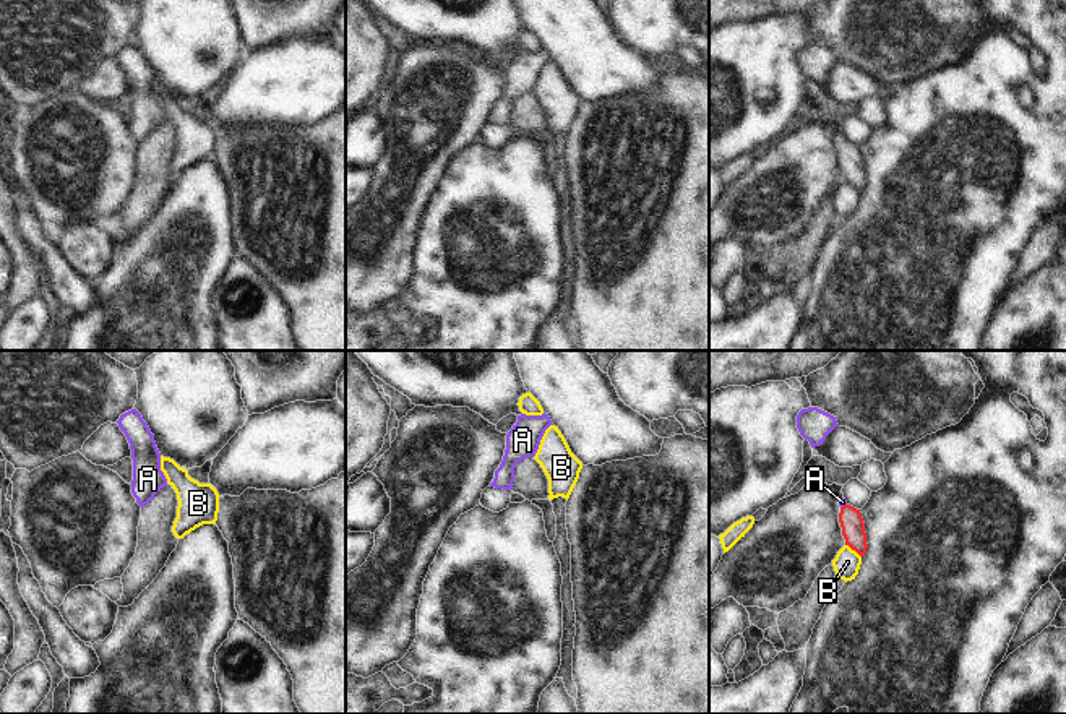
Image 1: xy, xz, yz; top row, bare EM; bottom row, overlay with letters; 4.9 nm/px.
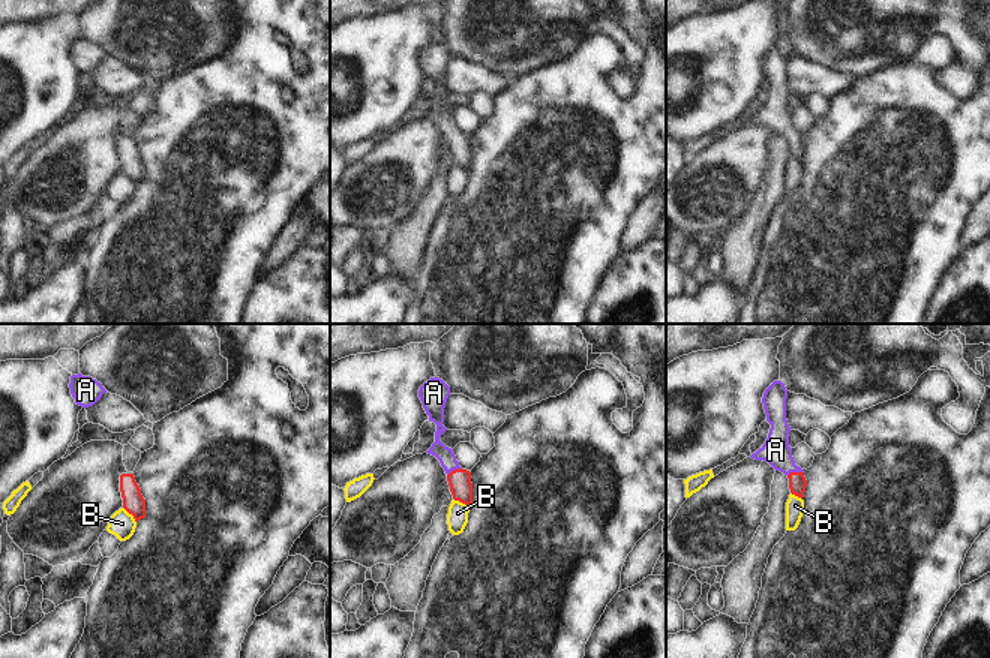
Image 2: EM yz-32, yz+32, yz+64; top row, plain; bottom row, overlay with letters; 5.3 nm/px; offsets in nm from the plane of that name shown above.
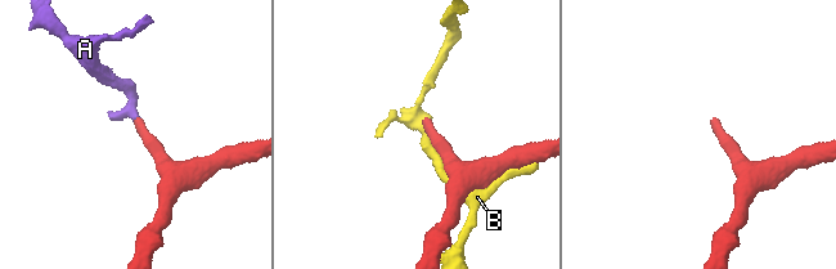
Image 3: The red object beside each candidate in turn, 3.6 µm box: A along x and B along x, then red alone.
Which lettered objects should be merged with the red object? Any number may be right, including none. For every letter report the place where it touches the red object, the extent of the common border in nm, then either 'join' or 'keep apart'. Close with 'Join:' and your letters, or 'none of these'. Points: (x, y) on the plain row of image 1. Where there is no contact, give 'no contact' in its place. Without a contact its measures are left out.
A: yz (842, 143) | 40 nm | join
B: yz (854, 185) | 100 nm | keep apart
Join: A

